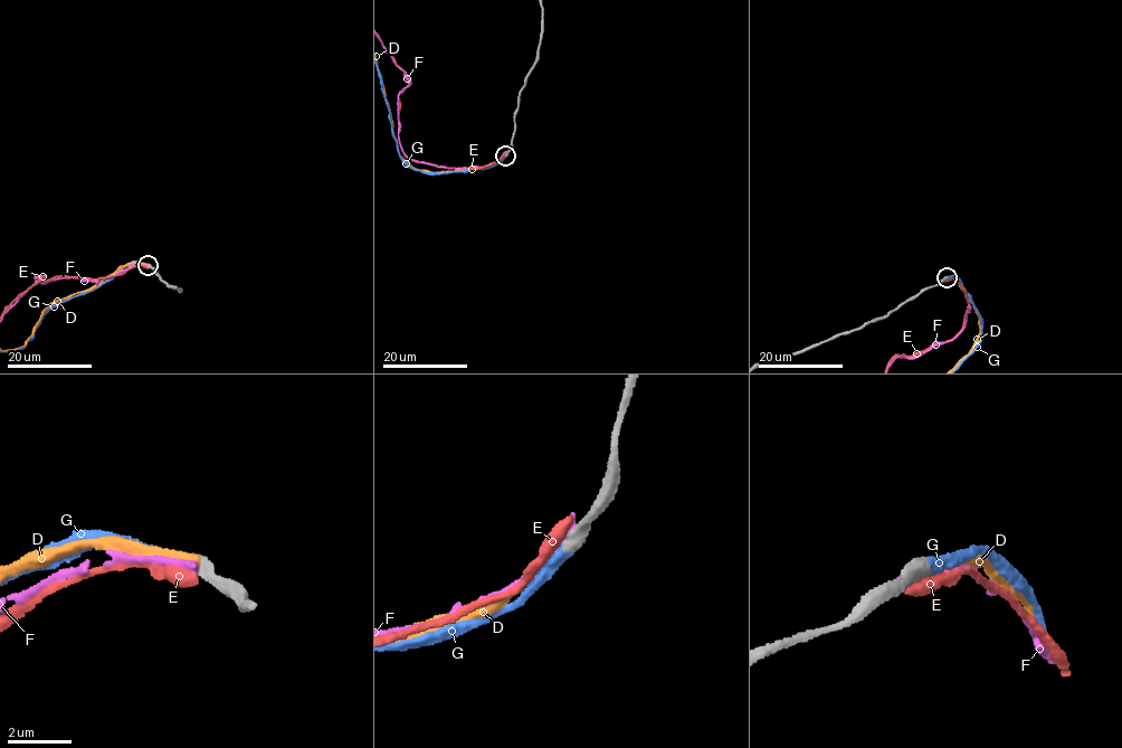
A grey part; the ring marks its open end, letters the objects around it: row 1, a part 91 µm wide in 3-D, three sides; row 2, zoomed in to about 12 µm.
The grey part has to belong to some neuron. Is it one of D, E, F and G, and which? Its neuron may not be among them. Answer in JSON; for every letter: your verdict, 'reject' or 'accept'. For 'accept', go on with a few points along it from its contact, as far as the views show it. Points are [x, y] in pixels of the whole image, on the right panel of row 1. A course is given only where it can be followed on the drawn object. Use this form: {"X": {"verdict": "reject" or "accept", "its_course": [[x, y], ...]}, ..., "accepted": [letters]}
{"D": {"verdict": "reject"}, "E": {"verdict": "reject"}, "F": {"verdict": "reject"}, "G": {"verdict": "accept"}, "accepted": ["G"]}

